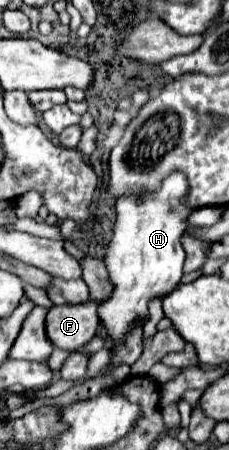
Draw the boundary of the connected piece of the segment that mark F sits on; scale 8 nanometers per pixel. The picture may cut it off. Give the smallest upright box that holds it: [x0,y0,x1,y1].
[46,301,100,351]

